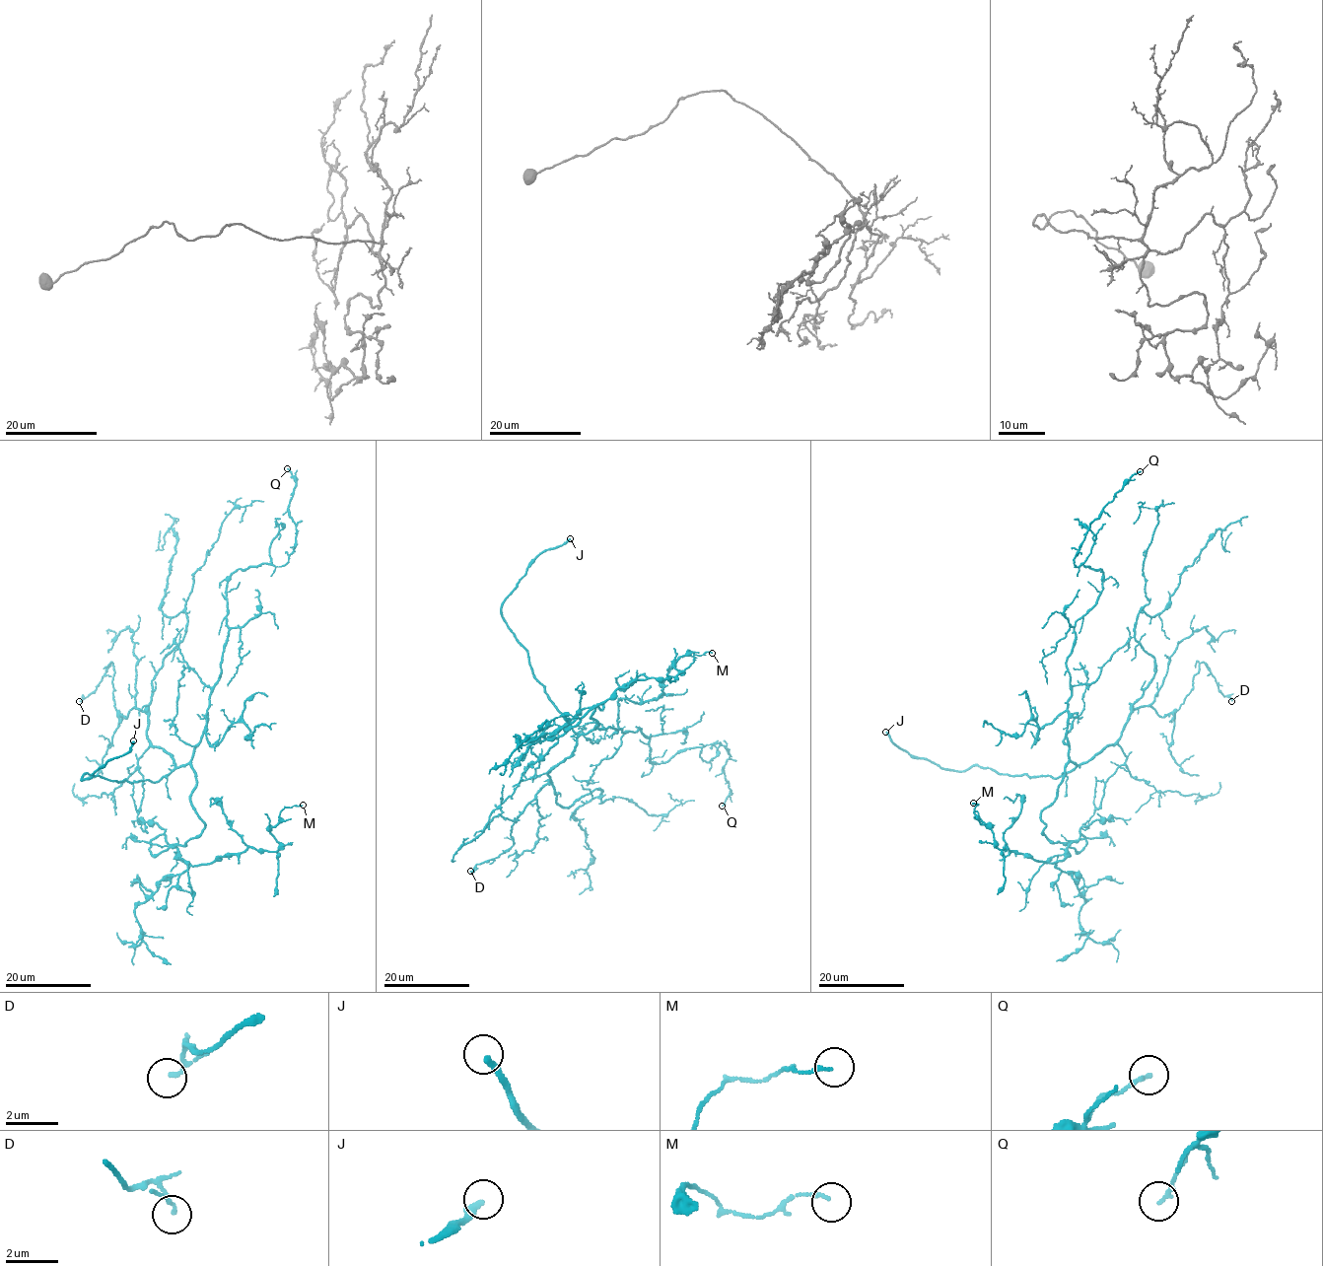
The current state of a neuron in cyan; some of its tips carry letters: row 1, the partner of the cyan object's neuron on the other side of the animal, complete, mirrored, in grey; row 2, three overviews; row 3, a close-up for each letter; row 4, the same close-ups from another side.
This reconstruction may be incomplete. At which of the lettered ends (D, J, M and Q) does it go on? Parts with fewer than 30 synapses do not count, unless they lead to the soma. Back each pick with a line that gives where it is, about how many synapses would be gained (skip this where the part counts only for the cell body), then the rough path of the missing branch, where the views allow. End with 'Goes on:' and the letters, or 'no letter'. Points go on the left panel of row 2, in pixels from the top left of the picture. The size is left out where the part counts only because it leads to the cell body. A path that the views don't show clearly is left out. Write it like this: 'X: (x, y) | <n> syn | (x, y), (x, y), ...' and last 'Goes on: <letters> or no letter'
J: (133, 740) | (133, 740), (157, 742), (165, 733), (173, 693)
Goes on: J

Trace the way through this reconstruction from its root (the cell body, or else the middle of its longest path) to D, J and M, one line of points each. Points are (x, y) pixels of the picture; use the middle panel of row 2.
D: (584, 733), (568, 757), (549, 772), (551, 780), (512, 825), (513, 845), (470, 871)
J: (584, 733), (573, 730), (534, 677), (528, 652), (509, 627), (501, 608), (527, 566), (541, 553), (570, 538)
M: (584, 733), (601, 705), (563, 728), (619, 687), (675, 676), (688, 650), (712, 653)

